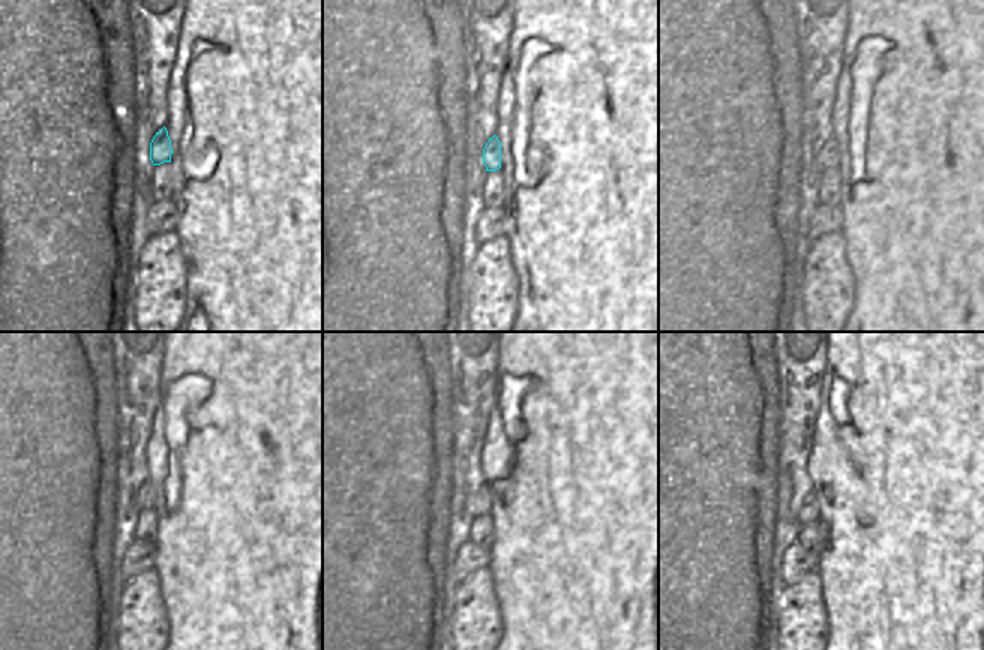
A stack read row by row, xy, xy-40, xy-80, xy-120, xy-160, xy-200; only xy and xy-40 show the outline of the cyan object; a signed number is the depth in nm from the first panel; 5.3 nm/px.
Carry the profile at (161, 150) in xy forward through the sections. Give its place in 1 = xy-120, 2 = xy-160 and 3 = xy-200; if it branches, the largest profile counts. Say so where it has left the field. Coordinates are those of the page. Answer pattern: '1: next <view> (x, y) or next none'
1: next xy-120 (147, 497)
2: next xy-160 (479, 503)
3: next xy-200 (809, 511)

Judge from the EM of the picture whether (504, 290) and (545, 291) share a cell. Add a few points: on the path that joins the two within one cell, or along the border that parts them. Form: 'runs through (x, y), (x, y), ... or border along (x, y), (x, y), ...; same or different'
border along (510, 255), (518, 278), (516, 315); different

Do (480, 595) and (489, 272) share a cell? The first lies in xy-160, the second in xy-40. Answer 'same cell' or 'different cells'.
same cell

